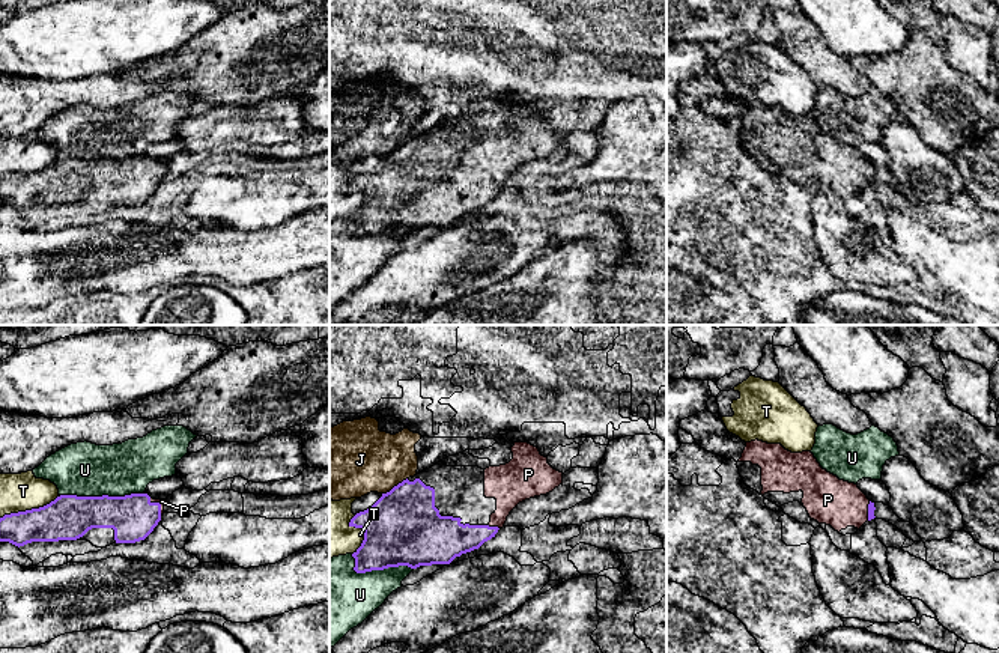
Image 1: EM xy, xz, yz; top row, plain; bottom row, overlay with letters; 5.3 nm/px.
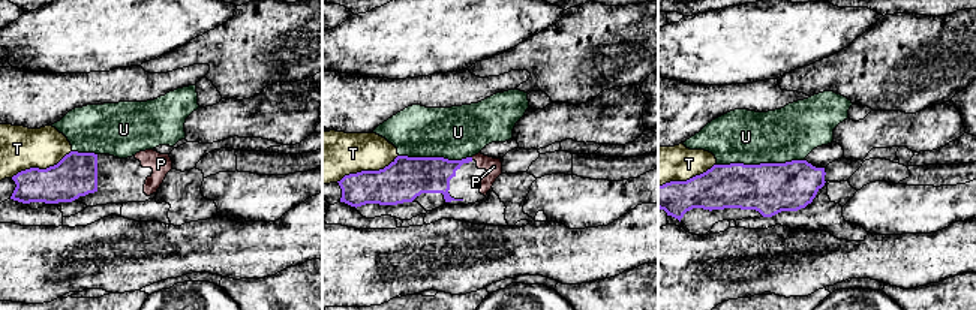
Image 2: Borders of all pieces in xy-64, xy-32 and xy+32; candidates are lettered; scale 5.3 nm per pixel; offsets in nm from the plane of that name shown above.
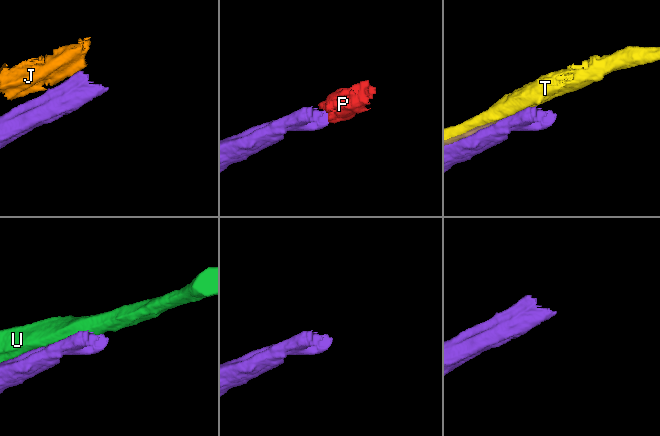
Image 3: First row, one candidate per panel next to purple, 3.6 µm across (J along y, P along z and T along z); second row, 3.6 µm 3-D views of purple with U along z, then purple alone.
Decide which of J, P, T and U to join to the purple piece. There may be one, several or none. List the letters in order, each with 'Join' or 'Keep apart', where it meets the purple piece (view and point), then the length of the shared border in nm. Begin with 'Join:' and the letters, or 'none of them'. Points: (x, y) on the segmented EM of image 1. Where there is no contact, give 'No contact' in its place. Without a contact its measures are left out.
Join: P
J: Keep apart. Touches purple at xz (394, 486). Shared border 160 nm
P: Join. Touches purple at xz (494, 527). Shared border 70 nm
T: Keep apart. Touches purple at xy (32, 509). Shared border 340 nm
U: Keep apart. Touches purple at xy (103, 495). Shared border 440 nm

